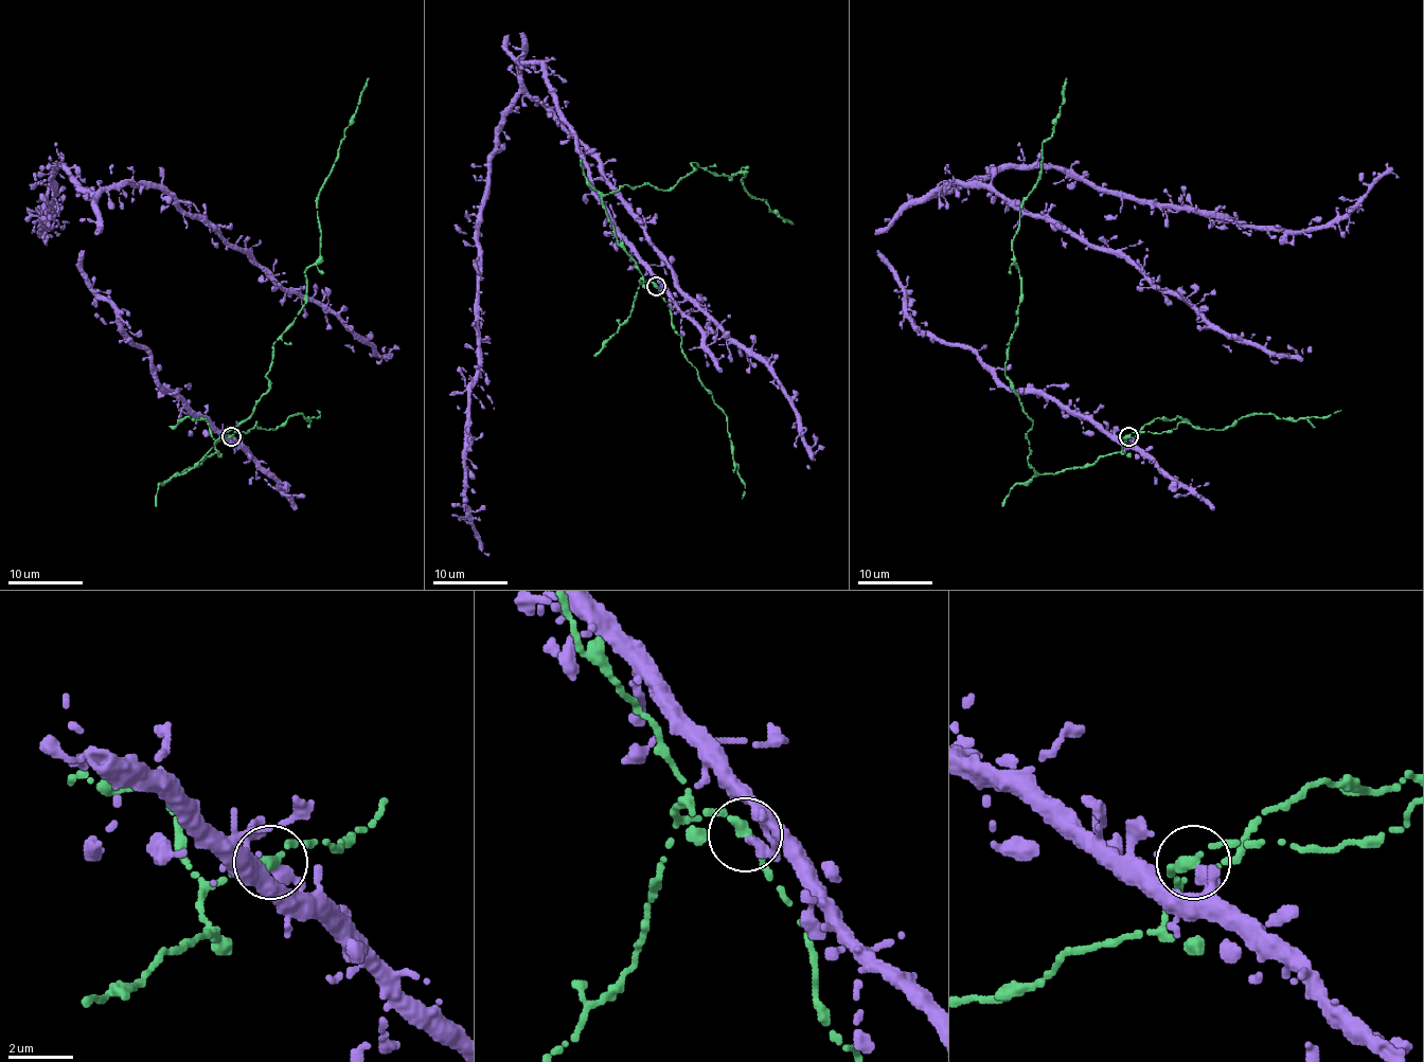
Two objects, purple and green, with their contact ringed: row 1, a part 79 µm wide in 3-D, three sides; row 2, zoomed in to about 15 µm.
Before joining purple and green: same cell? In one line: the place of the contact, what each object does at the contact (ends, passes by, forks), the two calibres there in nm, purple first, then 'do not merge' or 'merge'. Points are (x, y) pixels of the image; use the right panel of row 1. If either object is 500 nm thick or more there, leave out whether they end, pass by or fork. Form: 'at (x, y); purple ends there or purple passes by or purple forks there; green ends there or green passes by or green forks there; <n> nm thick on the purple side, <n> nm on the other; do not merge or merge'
at (1128, 436); purple ends there; green passes by; 360 nm thick on the purple side, 260 nm on the other; merge

